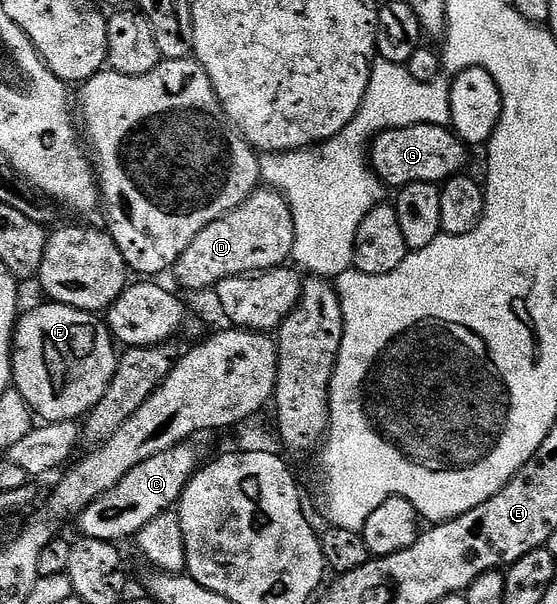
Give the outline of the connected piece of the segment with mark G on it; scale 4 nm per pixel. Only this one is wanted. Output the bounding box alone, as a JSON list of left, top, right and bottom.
[367,124,467,187]

